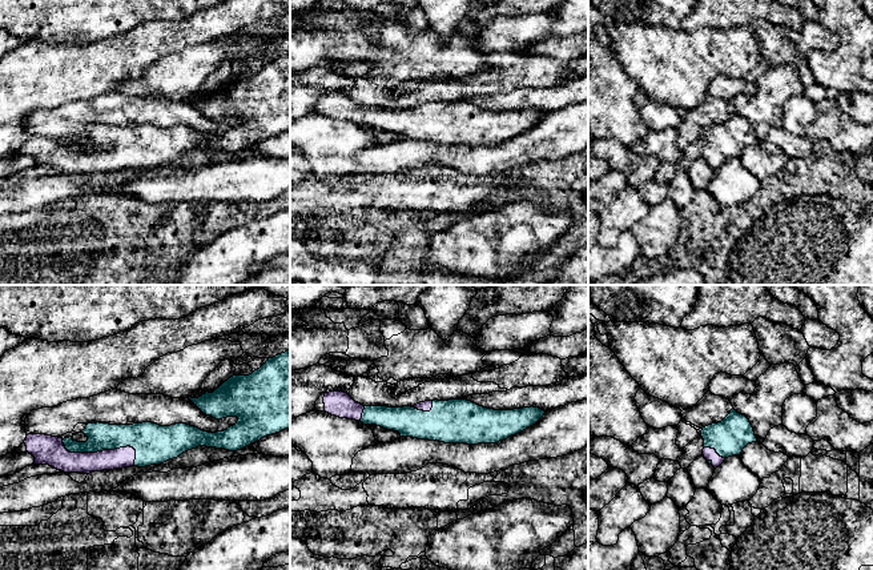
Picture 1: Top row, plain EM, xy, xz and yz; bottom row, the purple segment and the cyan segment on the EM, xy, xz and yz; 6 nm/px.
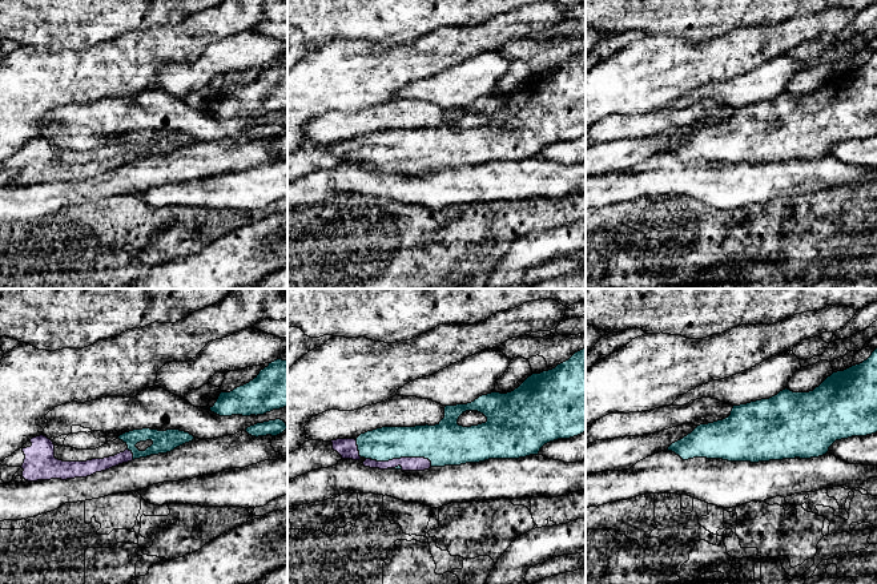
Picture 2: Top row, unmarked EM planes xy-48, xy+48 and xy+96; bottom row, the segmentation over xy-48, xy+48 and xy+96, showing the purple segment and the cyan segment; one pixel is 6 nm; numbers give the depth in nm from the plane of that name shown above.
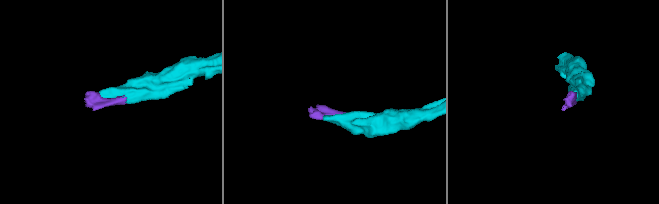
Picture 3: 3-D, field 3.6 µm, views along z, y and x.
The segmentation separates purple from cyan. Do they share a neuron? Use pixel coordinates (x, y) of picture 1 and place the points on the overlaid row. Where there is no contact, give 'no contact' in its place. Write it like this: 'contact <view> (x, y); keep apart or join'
contact xy (104, 450); join

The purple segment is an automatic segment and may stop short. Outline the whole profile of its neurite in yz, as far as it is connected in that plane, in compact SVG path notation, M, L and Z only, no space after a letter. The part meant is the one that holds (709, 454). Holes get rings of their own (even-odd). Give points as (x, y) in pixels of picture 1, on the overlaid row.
M735 409L721 422L703 428L700 435L704 439L701 455L715 469L725 458L740 455L748 443L757 441L749 420Z

